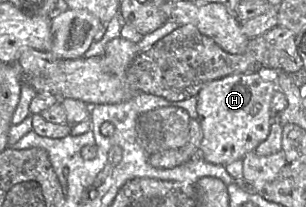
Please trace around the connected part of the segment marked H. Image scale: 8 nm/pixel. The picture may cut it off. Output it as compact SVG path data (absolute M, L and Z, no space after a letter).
M260 72L229 75L206 84L196 96L197 119L202 129L200 157L225 167L255 152L256 147L269 135L272 122L270 106L276 90L273 78Z

